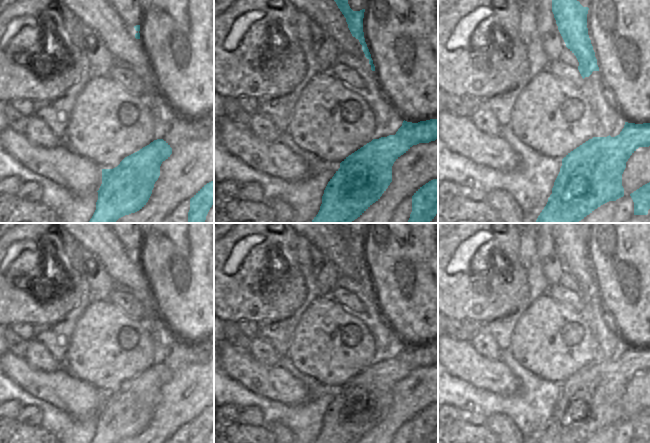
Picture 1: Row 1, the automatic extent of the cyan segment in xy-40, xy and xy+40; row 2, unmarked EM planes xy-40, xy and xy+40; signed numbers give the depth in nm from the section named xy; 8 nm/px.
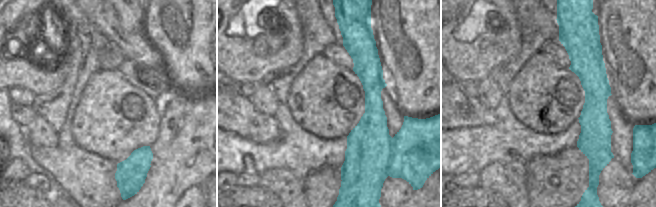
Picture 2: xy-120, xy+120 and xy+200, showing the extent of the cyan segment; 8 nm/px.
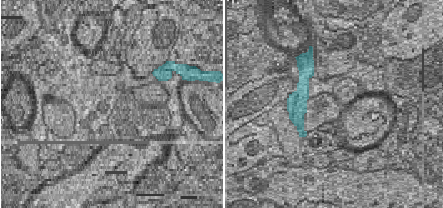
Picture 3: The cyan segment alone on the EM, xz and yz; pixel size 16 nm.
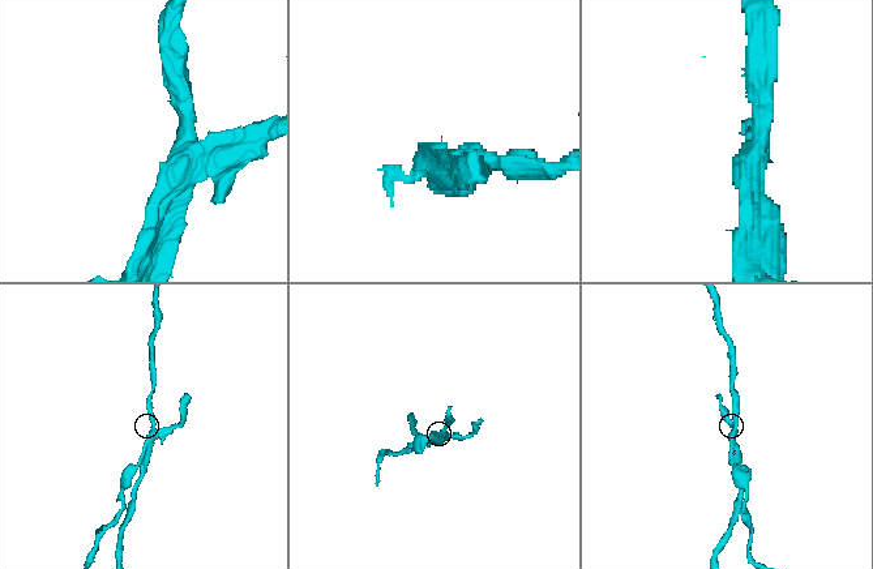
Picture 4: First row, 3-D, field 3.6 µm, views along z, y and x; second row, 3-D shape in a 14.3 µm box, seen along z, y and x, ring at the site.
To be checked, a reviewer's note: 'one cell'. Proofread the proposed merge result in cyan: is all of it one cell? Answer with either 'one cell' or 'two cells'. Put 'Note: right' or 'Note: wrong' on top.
Note: wrong
two cells

